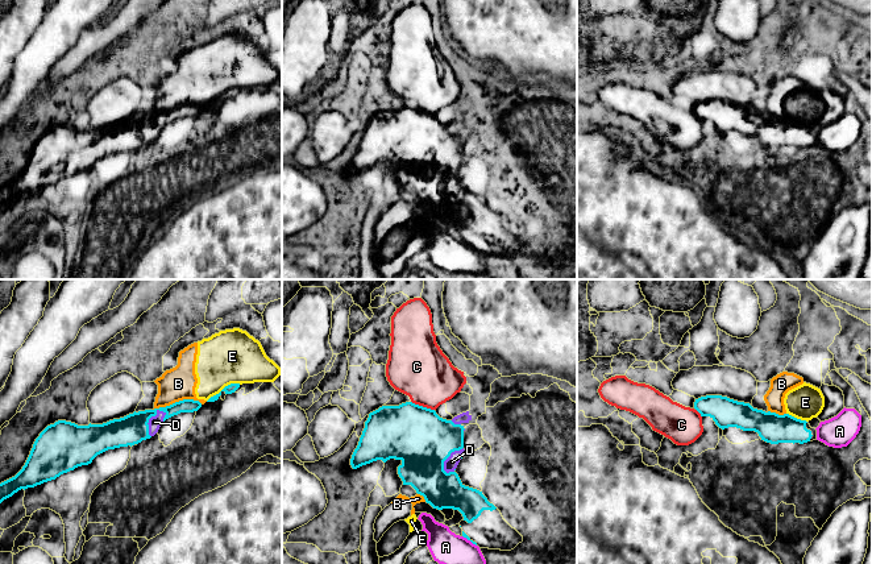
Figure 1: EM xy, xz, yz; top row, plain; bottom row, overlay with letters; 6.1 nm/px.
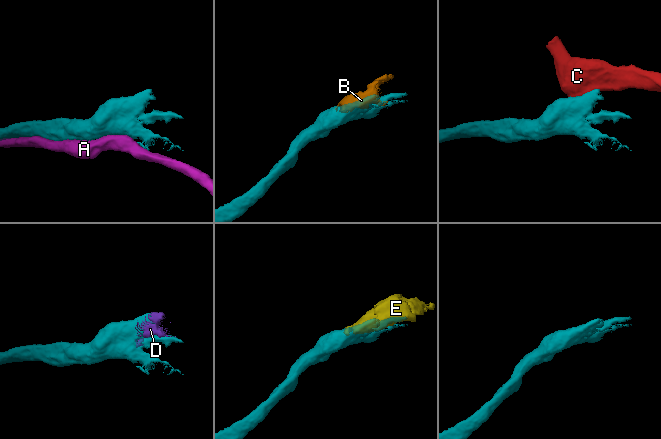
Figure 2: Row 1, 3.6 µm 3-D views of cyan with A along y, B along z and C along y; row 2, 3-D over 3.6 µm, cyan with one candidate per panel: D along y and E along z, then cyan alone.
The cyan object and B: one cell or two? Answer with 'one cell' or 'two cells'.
two cells

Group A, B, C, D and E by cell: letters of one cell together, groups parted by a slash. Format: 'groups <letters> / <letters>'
groups A / B E / C / D

